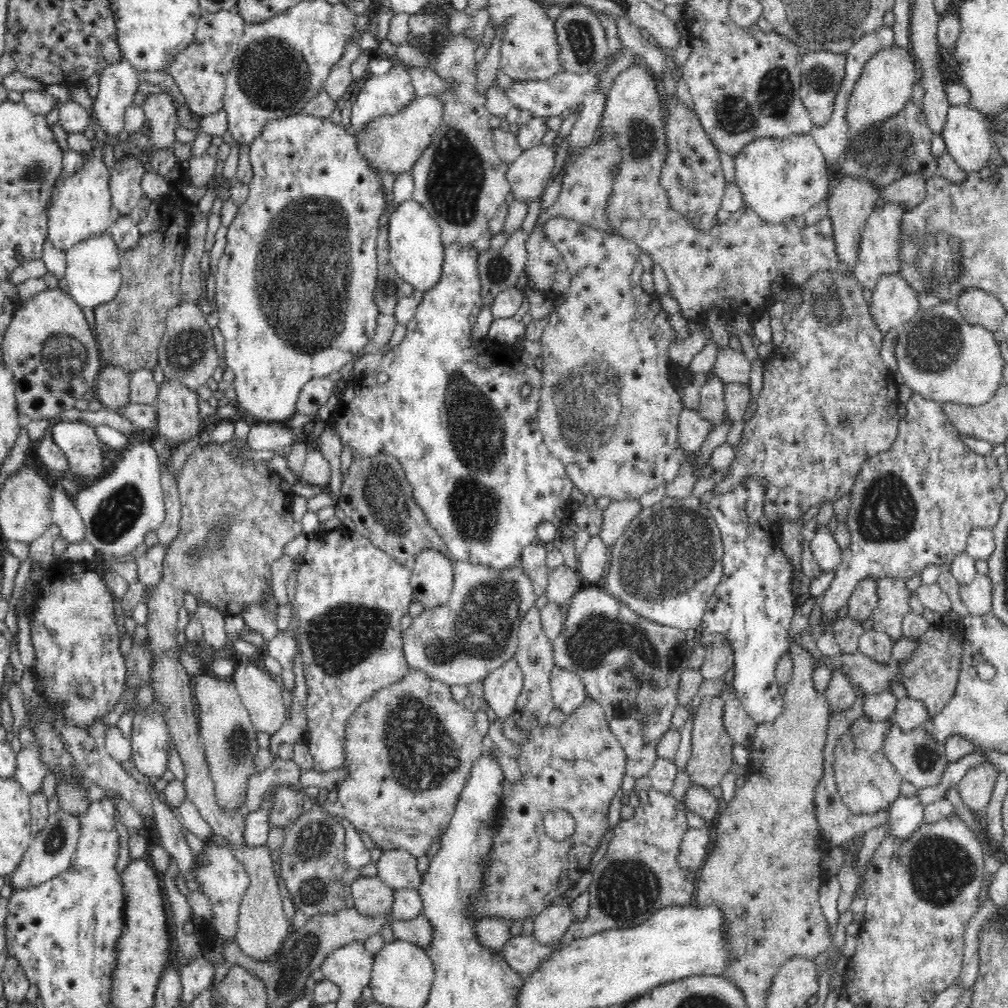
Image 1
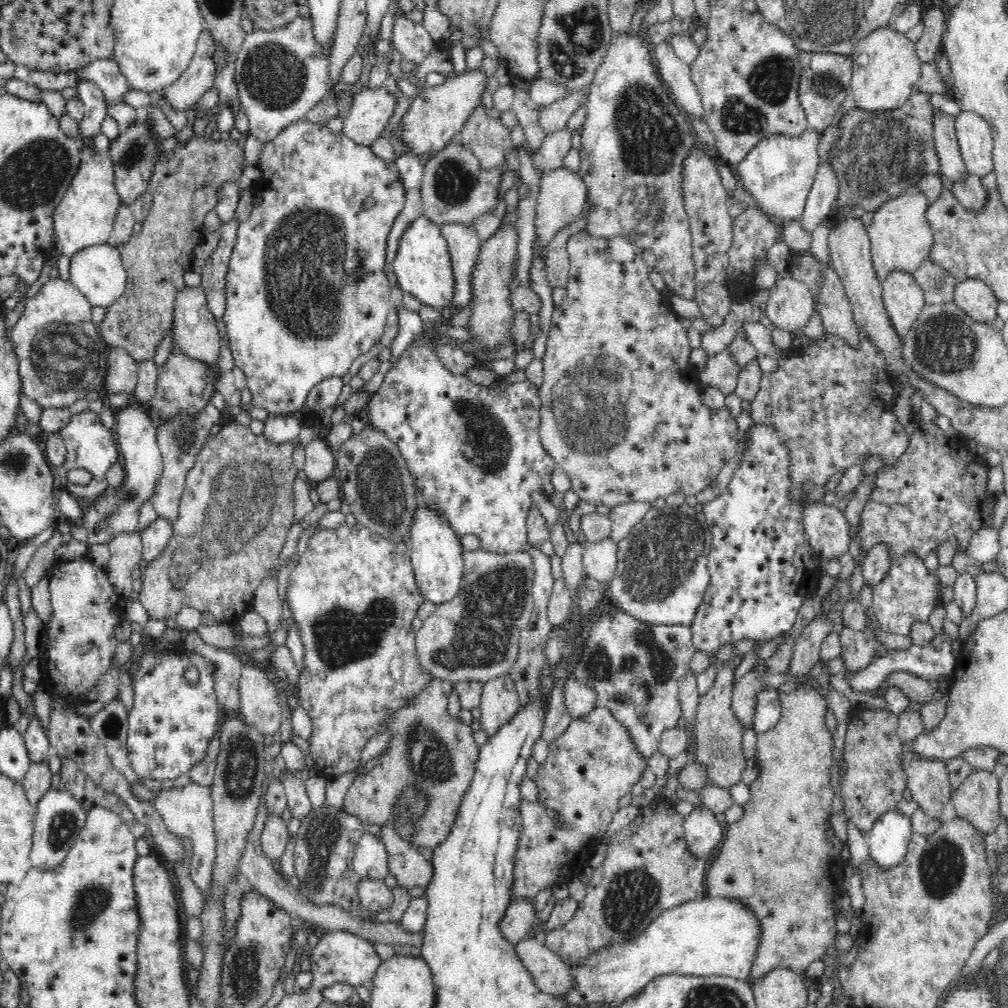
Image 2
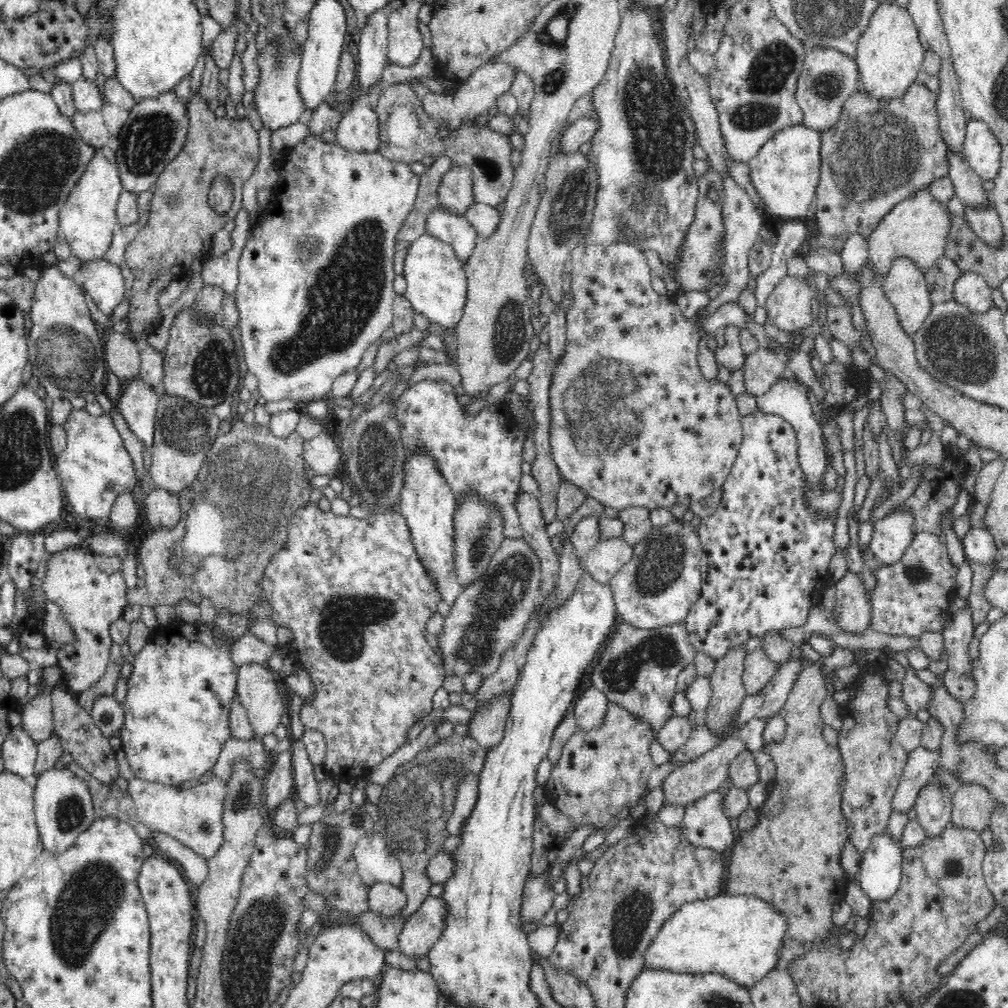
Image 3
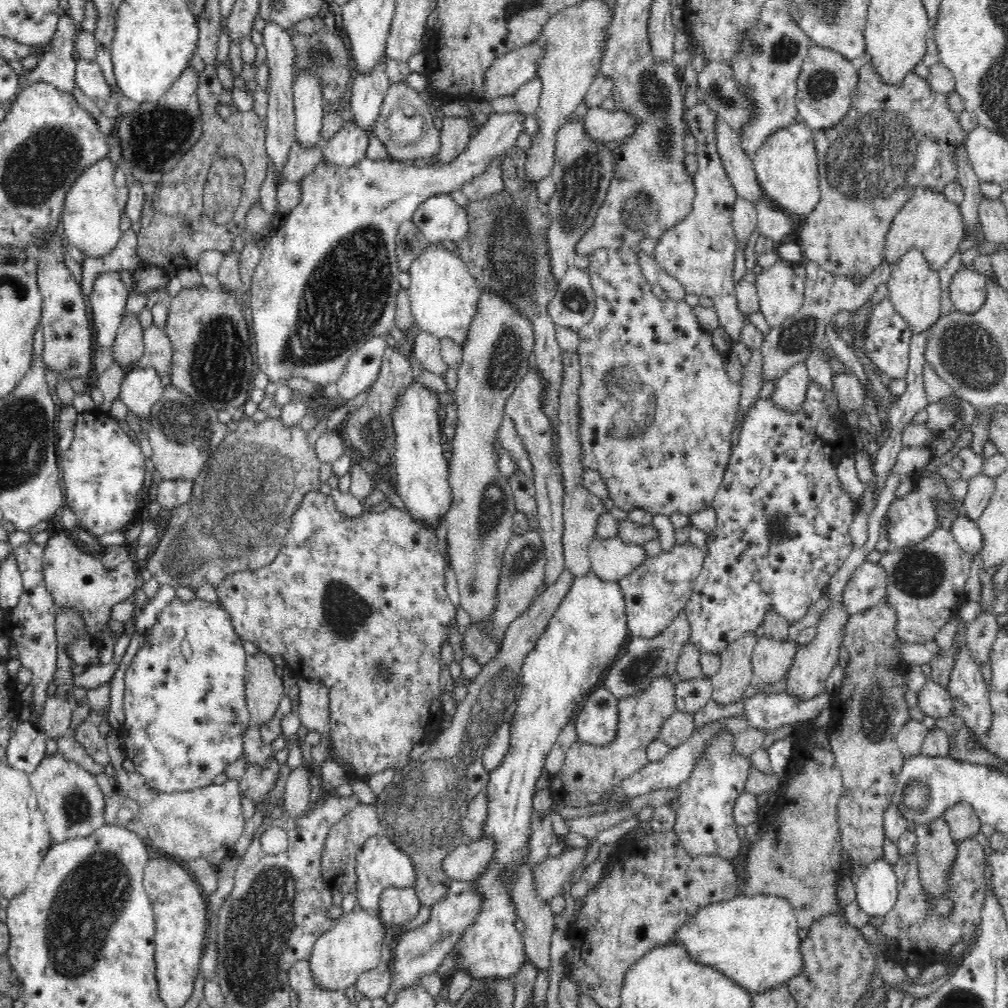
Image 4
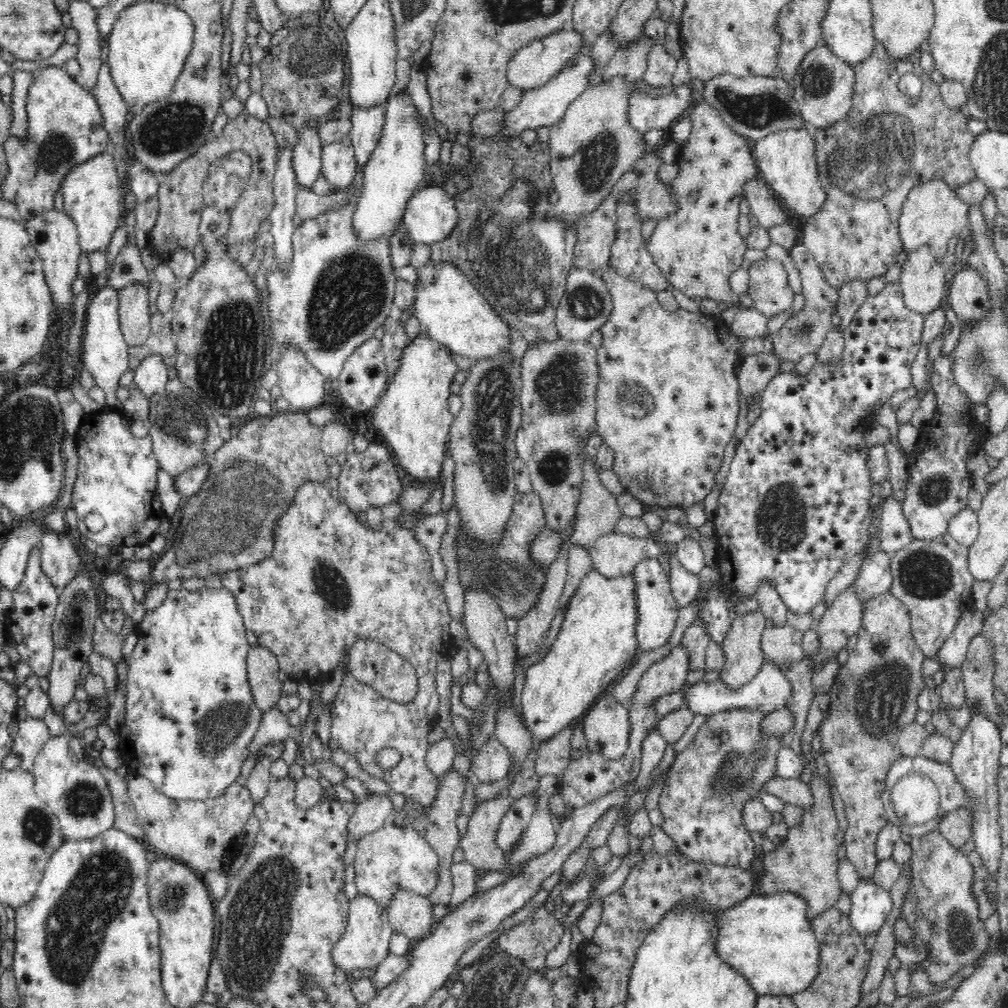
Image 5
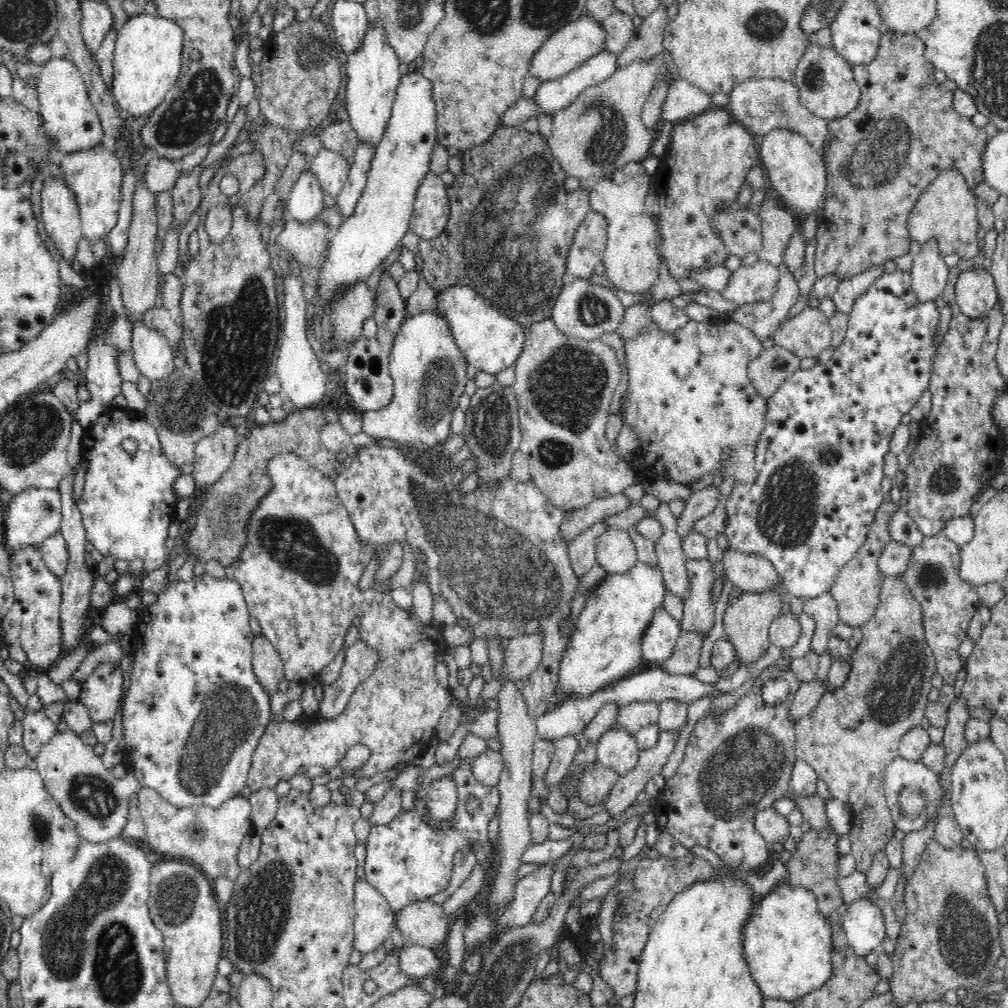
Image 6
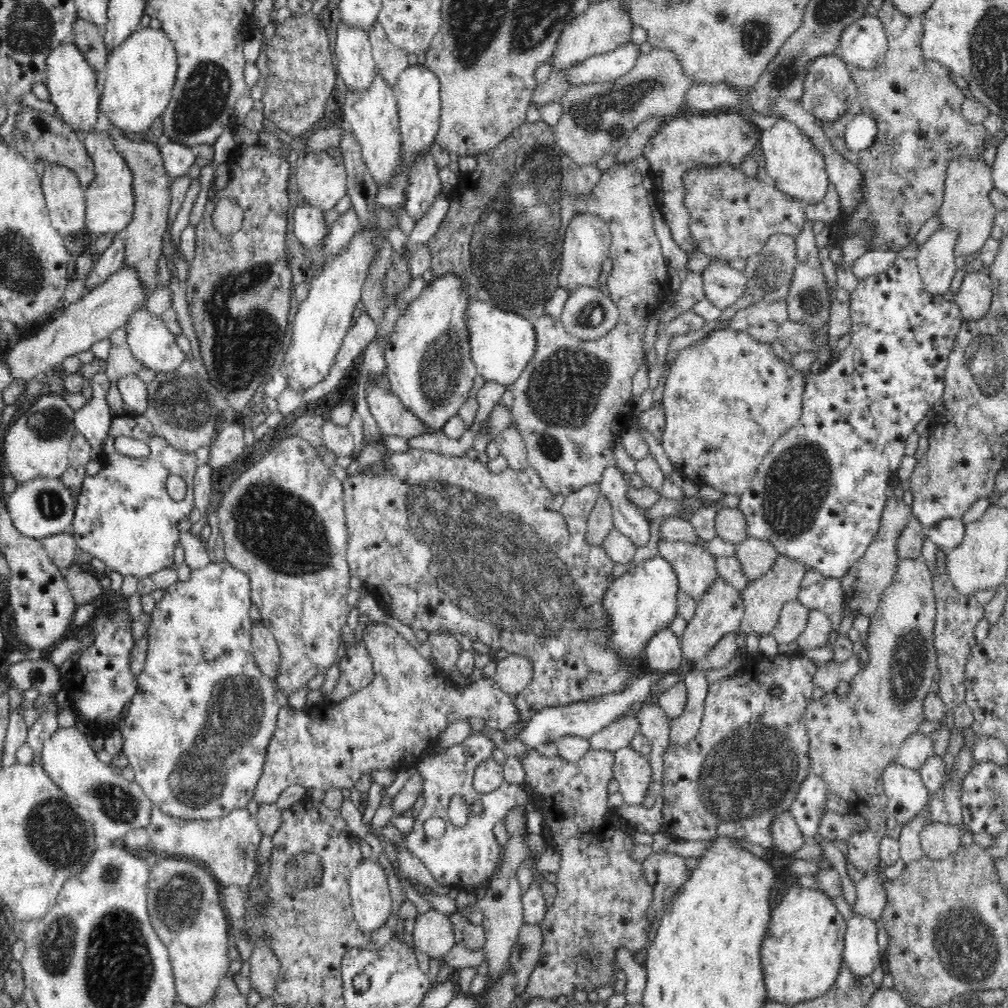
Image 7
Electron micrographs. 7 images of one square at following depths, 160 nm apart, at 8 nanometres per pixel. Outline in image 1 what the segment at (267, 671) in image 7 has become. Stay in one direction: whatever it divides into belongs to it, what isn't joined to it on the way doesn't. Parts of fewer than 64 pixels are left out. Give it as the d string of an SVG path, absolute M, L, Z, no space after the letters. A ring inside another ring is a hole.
M238 666L233 682L257 732L270 735L282 728L286 709L281 689L269 672L256 666Z

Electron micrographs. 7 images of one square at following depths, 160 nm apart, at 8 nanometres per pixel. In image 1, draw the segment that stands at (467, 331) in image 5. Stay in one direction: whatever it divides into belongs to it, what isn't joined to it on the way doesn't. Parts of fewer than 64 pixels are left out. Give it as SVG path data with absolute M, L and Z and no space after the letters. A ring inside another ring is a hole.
M411 200L402 201L396 210L388 214L388 256L398 276L412 284L420 292L428 292L442 272L445 248L442 245L440 225L422 204Z

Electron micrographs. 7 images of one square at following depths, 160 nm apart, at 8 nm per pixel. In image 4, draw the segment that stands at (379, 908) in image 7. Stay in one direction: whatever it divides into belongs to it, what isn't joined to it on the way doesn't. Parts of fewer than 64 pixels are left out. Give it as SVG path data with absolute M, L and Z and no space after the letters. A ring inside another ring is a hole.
M361 908L354 909L338 918L333 928L320 936L313 945L308 960L309 967L312 969L312 982L316 983L316 987L324 987L324 990L328 991L343 991L352 984L356 984L360 975L366 971L371 971L380 964L382 948L387 941L388 929L388 925L383 923L378 912Z

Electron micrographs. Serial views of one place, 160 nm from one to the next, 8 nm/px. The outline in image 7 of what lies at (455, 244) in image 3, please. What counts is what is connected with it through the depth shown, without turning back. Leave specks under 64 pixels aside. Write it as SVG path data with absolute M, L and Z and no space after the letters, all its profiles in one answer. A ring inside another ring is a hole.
M430 151L420 155L411 168L411 179L407 184L407 213L414 222L426 214L432 206L435 196L442 190L436 161Z

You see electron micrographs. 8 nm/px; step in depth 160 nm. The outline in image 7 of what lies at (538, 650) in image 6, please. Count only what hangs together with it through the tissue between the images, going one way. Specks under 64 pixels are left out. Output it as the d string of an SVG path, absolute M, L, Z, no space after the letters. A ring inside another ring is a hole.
M511 653L501 656L492 679L505 693L520 694L533 678L533 666L529 660L526 656Z

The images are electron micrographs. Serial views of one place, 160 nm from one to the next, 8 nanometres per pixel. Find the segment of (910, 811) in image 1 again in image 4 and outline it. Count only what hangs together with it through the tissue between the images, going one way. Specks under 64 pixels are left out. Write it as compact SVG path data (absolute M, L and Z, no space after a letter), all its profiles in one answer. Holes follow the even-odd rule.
M880 856L872 860L856 882L856 899L868 917L884 917L896 908L898 878L895 869Z

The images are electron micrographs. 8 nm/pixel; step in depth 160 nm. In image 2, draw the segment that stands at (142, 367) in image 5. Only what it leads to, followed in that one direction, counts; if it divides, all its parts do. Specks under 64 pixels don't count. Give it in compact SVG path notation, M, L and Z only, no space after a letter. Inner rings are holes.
M130 401L129 407L121 408L116 418L116 430L118 434L118 451L122 454L122 465L126 478L122 486L116 490L109 490L110 494L94 498L94 502L86 508L82 525L86 526L88 532L88 546L95 544L106 544L112 536L128 532L132 534L134 530L138 531L138 508L142 506L144 500L152 498L155 495L156 484L162 478L163 461L161 451L157 442L157 428L151 420L152 411L148 407L136 405L136 402Z

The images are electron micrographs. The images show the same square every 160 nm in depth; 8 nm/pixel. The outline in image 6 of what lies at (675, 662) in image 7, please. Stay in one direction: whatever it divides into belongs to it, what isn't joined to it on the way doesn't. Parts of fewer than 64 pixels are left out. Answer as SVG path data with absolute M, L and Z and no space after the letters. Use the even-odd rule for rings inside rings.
M656 608L642 636L641 655L653 665L668 660L681 631L681 623L664 608Z

